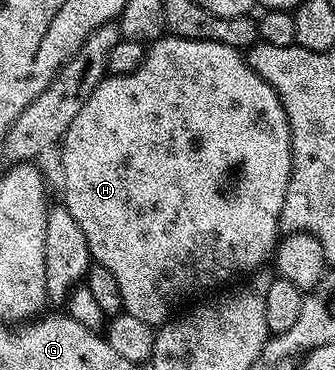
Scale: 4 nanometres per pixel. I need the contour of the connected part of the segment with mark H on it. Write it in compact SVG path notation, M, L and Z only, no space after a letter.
M164 36L150 43L137 69L128 74L105 76L101 84L93 88L93 96L85 100L81 112L77 112L73 124L69 124L64 132L59 152L59 166L63 169L61 204L69 208L73 220L77 220L81 232L85 232L92 259L113 272L117 288L121 288L122 313L137 316L137 320L145 320L145 324L159 328L180 309L178 306L186 298L191 298L210 286L219 286L230 278L251 274L258 266L263 266L266 262L268 265L272 261L281 237L281 204L285 204L285 192L291 179L289 120L275 89L247 63L246 57L240 51L231 46L174 36Z

